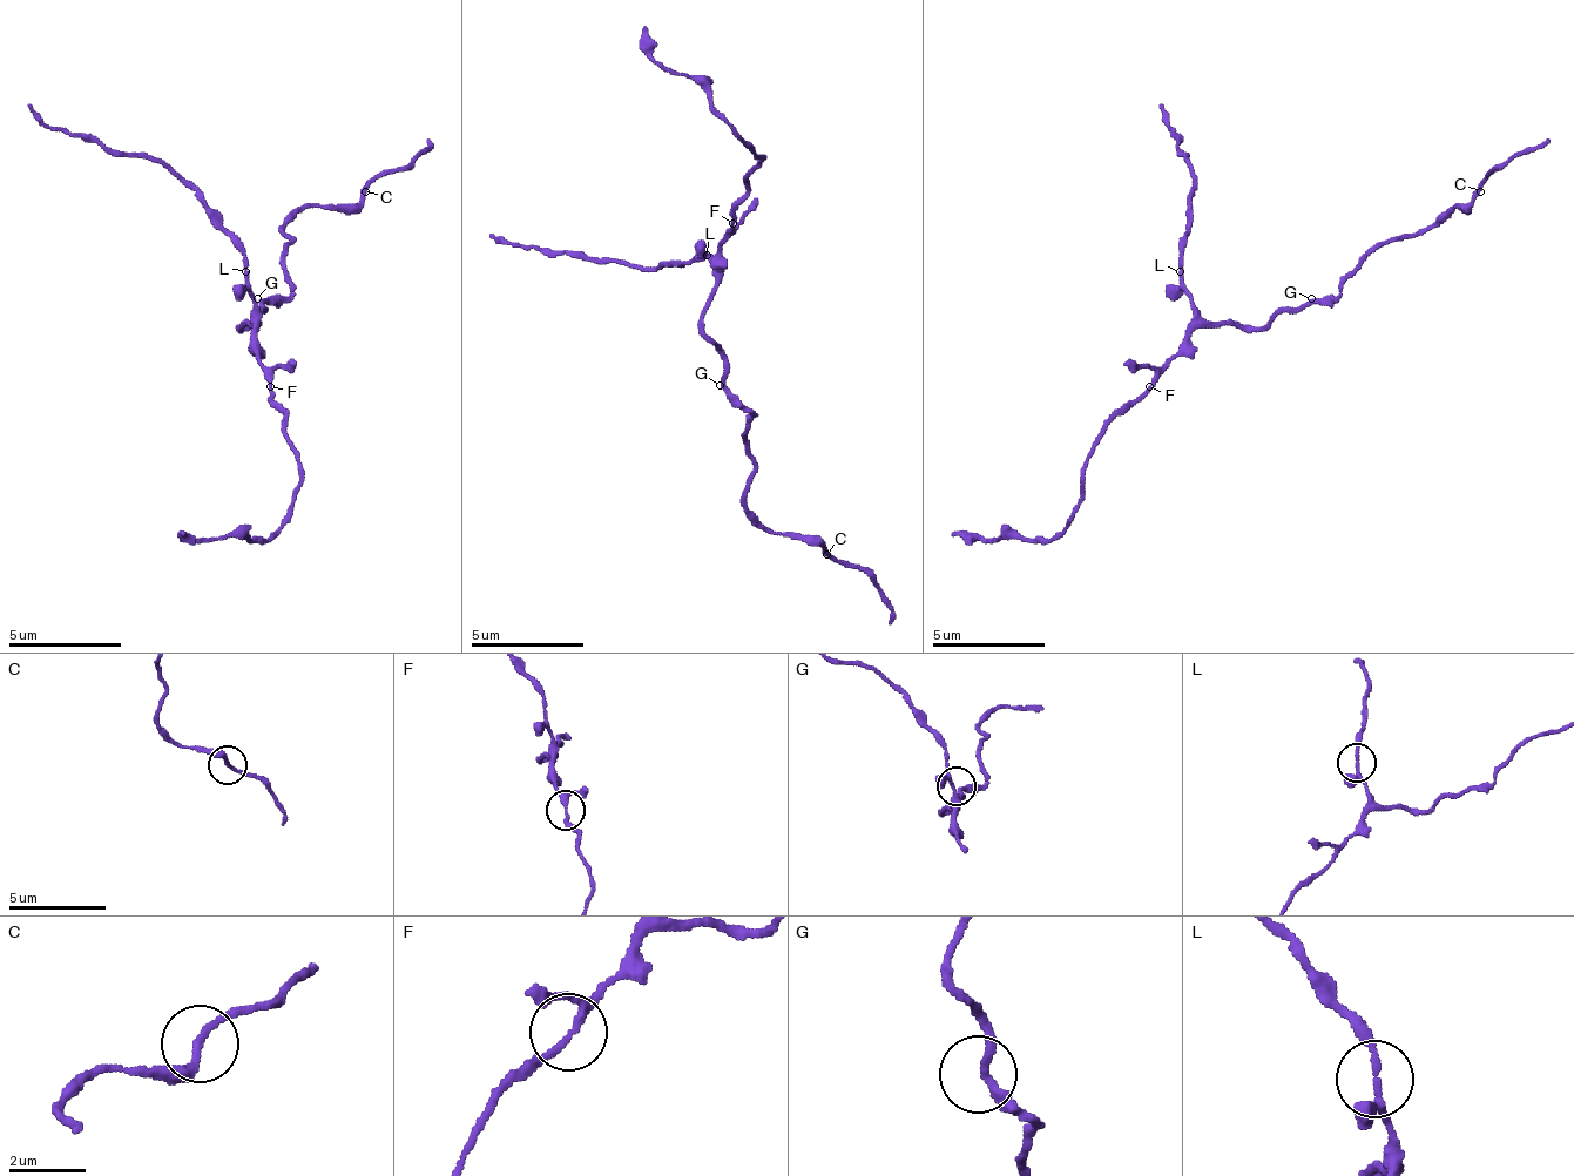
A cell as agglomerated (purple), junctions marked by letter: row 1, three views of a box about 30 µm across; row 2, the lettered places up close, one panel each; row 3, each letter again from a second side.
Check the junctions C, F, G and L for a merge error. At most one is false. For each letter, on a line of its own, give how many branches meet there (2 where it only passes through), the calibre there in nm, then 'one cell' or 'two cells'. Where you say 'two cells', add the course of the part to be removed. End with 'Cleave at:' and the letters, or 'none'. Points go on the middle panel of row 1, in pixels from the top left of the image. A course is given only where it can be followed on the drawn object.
C: 2 | 180 nm | one cell
F: 3 | 170 nm | one cell
G: 2 | 240 nm | one cell
L: 3 | 150 nm | one cell
Cleave at: none

